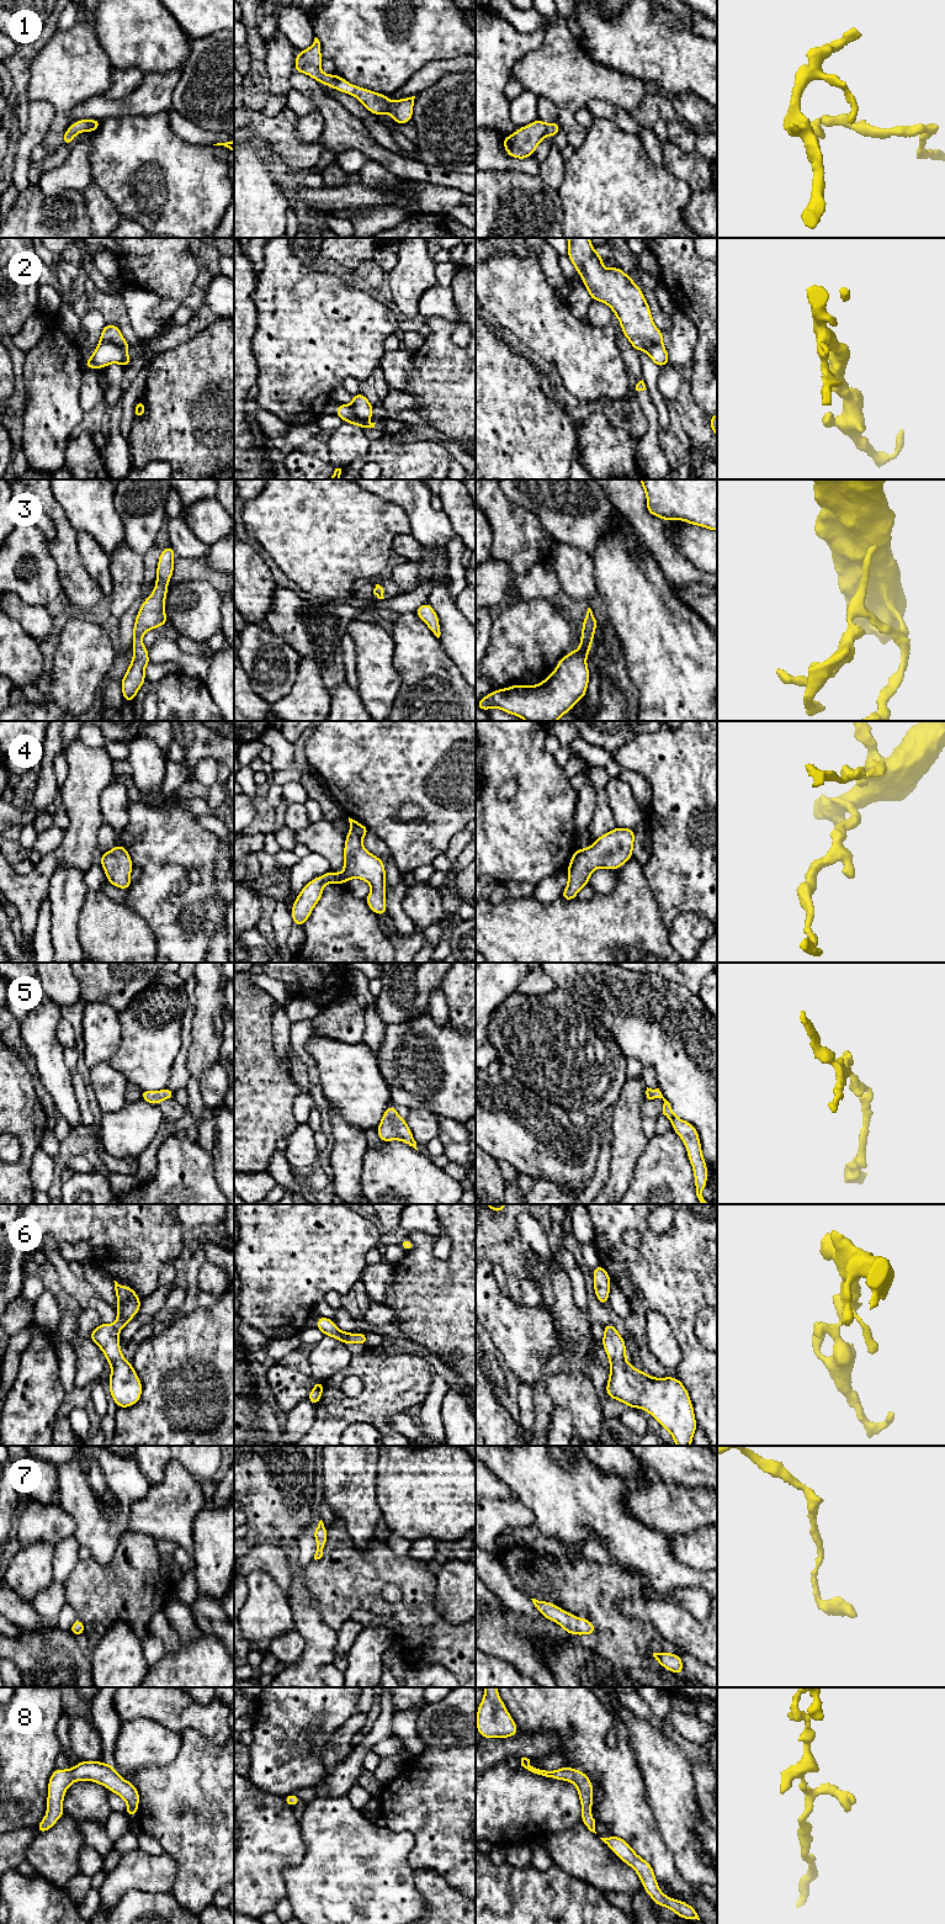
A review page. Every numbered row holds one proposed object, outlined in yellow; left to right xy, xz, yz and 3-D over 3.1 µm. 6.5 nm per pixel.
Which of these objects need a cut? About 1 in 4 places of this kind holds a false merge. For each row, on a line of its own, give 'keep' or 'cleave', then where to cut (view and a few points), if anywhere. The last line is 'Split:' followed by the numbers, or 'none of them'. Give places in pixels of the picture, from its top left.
1: keep | no cut
2: cleave | xy (100, 339), (127, 349)
3: keep | no cut
4: keep | no cut
5: keep | no cut
6: keep | no cut
7: keep | no cut
8: keep | no cut
Split: 2

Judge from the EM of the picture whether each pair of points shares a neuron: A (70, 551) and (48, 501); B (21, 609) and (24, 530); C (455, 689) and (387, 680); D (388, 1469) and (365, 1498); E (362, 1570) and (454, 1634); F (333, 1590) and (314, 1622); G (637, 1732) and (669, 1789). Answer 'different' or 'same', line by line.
A: same
B: different
C: different
D: different
E: same
F: different
G: same

